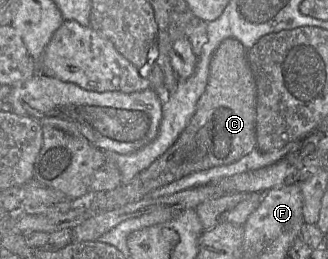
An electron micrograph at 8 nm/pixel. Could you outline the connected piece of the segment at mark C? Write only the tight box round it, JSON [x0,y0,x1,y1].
[71,38,256,215]

